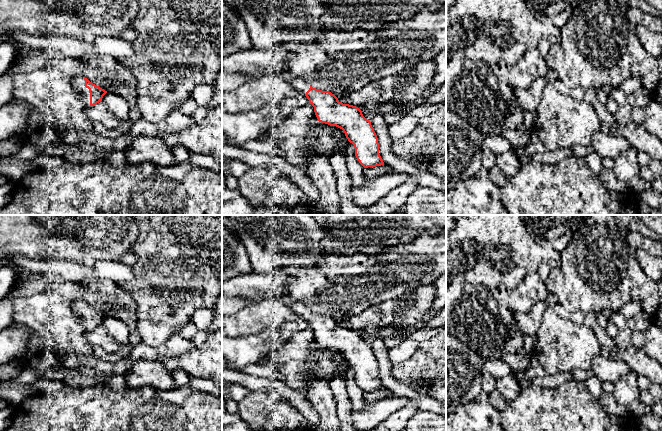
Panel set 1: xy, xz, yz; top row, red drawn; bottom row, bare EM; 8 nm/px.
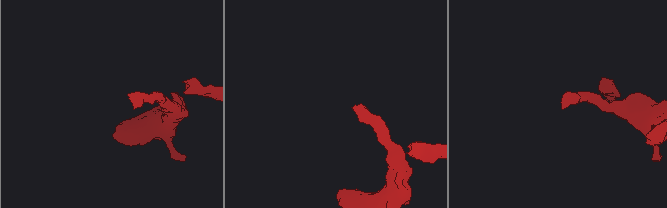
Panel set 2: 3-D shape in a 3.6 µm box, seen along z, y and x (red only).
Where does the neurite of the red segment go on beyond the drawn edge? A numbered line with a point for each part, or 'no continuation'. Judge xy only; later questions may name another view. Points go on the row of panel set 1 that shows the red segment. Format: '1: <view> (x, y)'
1: xy (78, 83)

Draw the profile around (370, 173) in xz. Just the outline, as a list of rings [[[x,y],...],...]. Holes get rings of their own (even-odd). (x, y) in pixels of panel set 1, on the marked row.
[[[383,164],[381,166],[376,166],[376,167],[368,167],[368,168],[363,168],[362,173],[364,177],[367,179],[367,181],[373,180],[376,177],[379,177],[381,175],[384,175],[388,172],[392,172],[393,169],[386,165]]]

